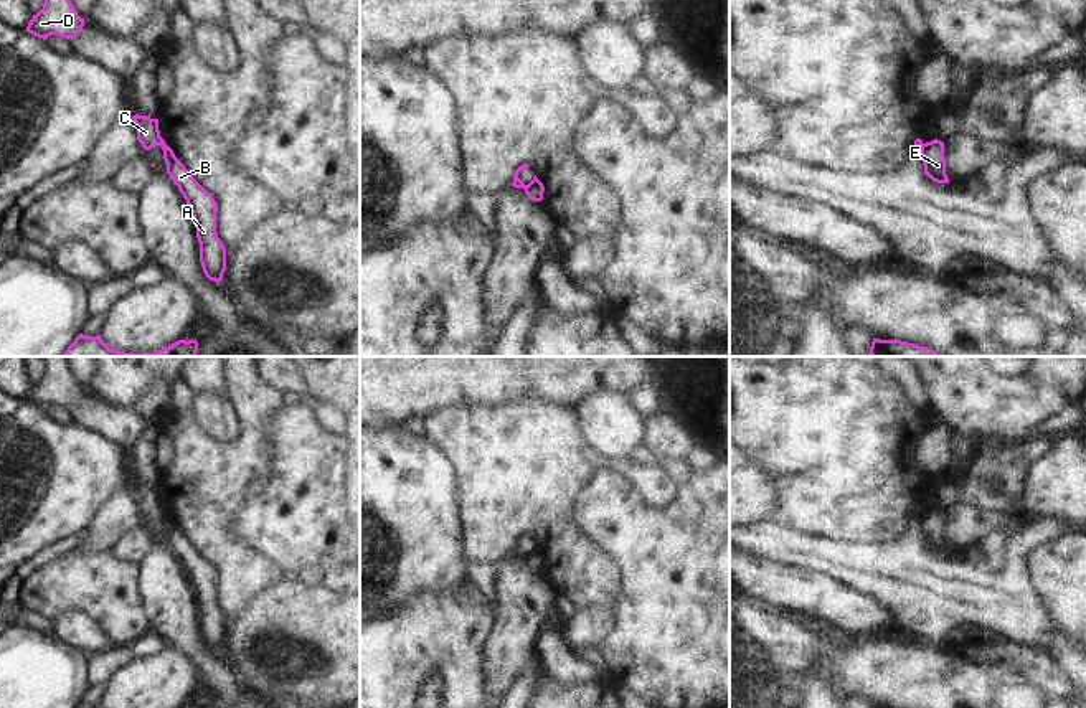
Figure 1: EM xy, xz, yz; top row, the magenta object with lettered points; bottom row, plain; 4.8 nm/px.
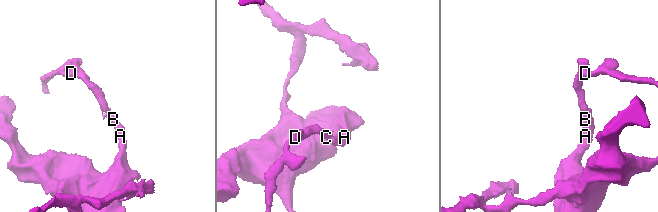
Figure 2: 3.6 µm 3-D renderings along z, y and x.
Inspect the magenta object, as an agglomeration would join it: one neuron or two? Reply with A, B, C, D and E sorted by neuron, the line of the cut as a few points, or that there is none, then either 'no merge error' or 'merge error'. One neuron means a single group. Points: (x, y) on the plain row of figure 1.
groups A B E / C D; cut xy (165, 514), (162, 519); merge error

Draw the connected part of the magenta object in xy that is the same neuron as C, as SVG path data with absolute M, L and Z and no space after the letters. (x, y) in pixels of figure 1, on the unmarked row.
M132 485L137 495L137 508L145 520L150 520L153 515L160 515L162 520L167 515L165 510L160 507L158 500L158 489L150 489L147 485Z

